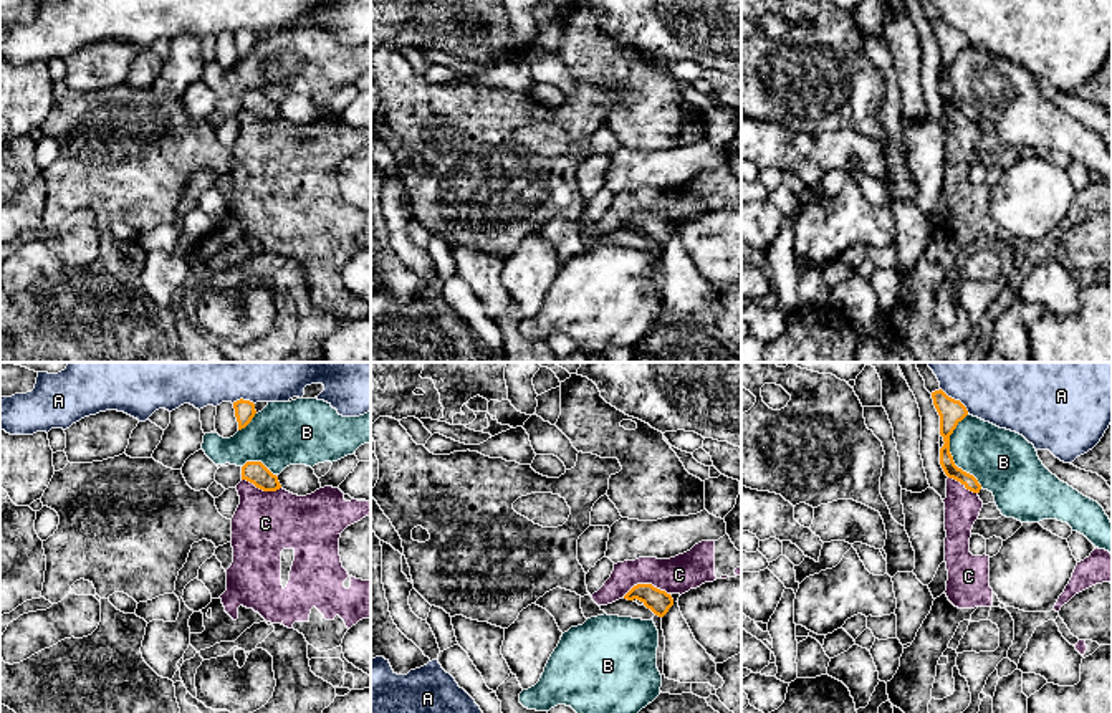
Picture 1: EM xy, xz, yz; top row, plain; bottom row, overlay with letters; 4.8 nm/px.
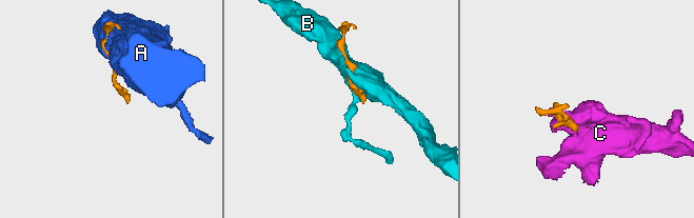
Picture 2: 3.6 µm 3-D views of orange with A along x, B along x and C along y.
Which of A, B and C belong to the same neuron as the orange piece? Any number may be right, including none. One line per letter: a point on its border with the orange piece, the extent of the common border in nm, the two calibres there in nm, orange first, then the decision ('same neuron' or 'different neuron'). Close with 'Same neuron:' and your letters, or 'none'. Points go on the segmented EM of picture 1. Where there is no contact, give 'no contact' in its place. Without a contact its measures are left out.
A: contact yz (953, 399); length 190 nm; calibres 120 and 480 nm; different neuron
B: contact yz (950, 454); length 360 nm; calibres 120 and 300 nm; different neuron
C: contact xz (646, 584); length 240 nm; calibres 110 and 180 nm; different neuron
Same neuron: none

